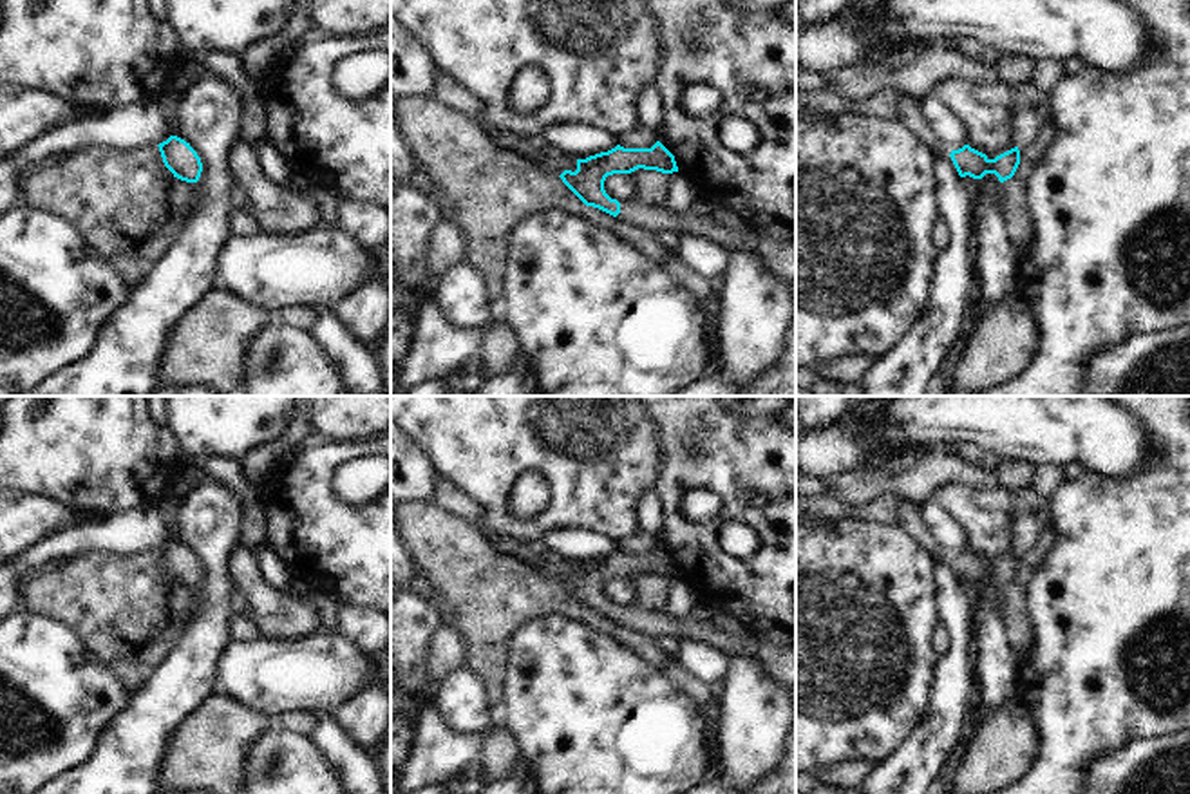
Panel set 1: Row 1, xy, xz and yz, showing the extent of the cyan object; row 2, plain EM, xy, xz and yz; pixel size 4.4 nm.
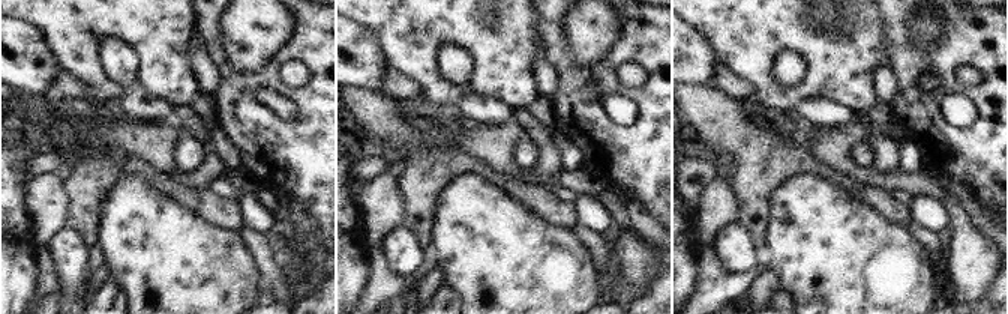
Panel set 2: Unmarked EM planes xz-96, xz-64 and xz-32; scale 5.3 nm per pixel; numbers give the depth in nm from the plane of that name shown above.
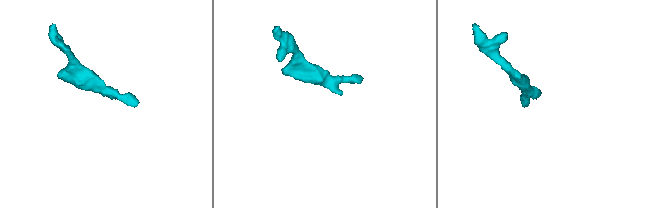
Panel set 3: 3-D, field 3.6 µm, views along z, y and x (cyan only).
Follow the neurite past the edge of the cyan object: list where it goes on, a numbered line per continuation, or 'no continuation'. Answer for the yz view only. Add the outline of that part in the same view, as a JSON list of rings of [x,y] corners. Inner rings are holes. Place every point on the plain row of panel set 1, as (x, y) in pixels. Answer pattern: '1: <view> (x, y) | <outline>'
no continuation

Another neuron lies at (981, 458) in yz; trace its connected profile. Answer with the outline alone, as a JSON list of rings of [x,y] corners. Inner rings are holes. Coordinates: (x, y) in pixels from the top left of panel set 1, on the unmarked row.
[[[962,443],[962,445],[955,447],[955,450],[960,459],[964,459],[978,468],[987,468],[991,472],[996,472],[1004,463],[1004,459],[998,458],[996,454],[982,450],[969,443]]]

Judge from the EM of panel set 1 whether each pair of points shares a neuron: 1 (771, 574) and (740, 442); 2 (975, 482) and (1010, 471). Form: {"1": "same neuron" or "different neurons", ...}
{"1": "same neuron", "2": "different neurons"}

